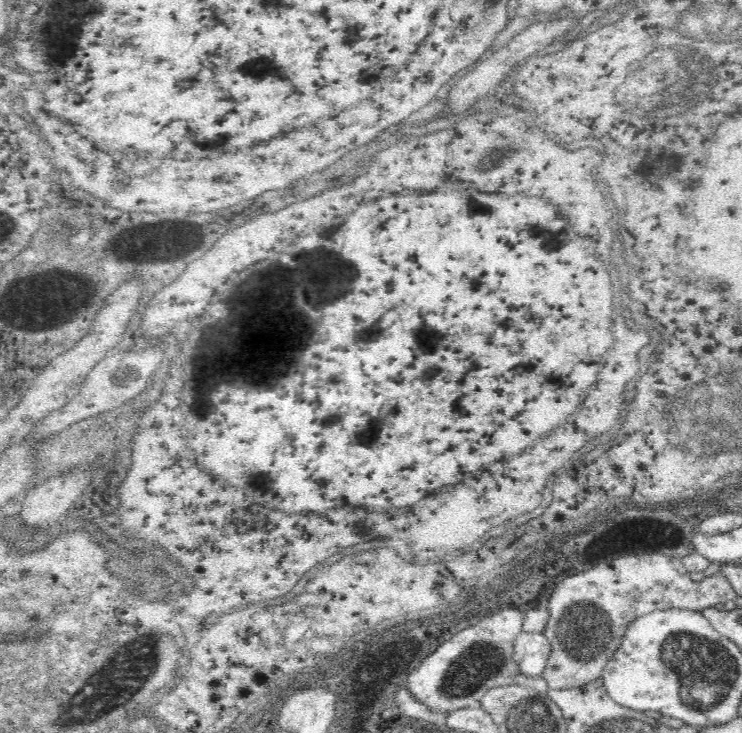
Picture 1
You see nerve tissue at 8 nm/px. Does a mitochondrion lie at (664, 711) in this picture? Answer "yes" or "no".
yes

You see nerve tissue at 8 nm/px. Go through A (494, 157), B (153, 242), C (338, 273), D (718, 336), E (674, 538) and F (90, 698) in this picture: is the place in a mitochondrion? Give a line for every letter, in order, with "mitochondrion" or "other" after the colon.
A: mitochondrion
B: mitochondrion
C: mitochondrion
D: other
E: other
F: mitochondrion

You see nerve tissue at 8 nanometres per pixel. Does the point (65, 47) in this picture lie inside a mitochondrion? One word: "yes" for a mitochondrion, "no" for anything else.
no

